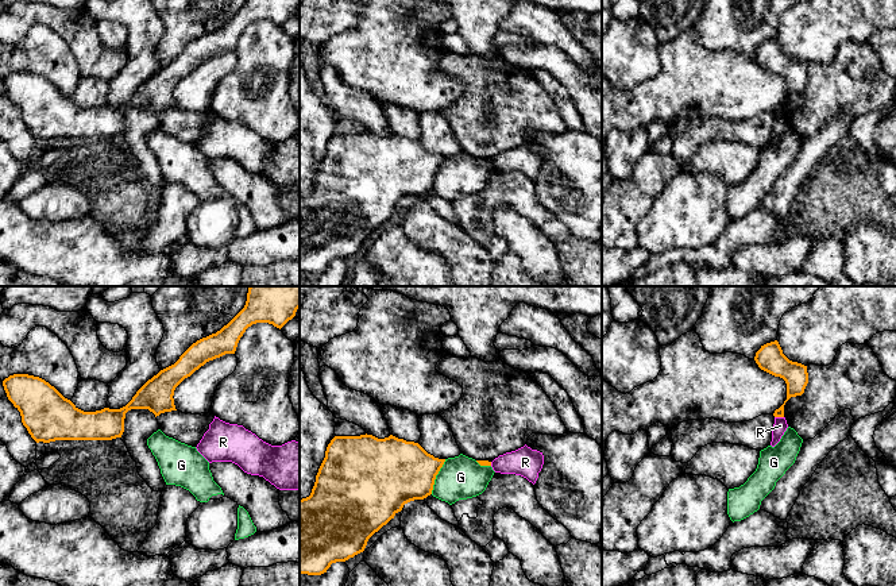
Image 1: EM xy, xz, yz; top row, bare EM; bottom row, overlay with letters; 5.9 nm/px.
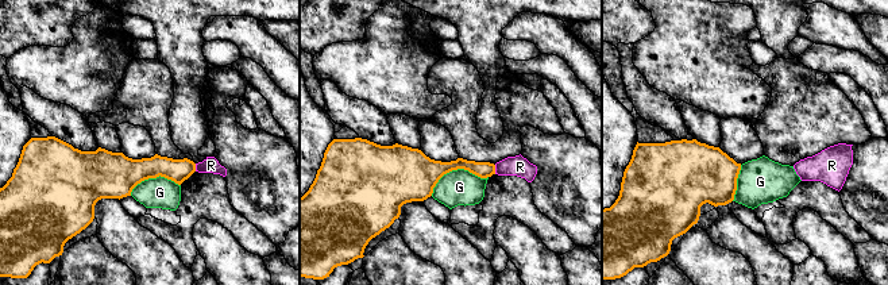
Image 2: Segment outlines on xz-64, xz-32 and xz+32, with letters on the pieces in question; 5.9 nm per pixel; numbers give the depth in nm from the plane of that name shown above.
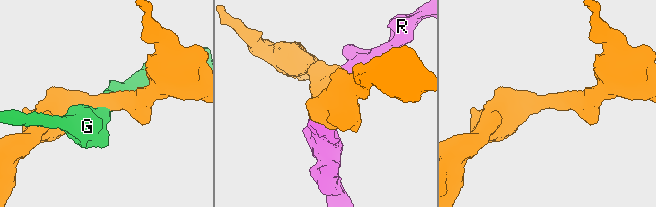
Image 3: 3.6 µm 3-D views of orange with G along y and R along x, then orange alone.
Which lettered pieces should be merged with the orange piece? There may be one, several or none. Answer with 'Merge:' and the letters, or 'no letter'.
Merge: no letter

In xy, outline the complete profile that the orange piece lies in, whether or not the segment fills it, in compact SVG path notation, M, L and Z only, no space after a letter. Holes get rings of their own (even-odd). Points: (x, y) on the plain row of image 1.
M246 0L220 28L193 41L179 57L148 77L120 107L84 109L39 74L13 72L3 78L8 97L20 109L22 120L39 140L55 138L112 138L124 130L125 111L148 107L157 113L177 108L174 88L206 59L235 51L246 27L256 20L282 26L296 14L300 0Z

